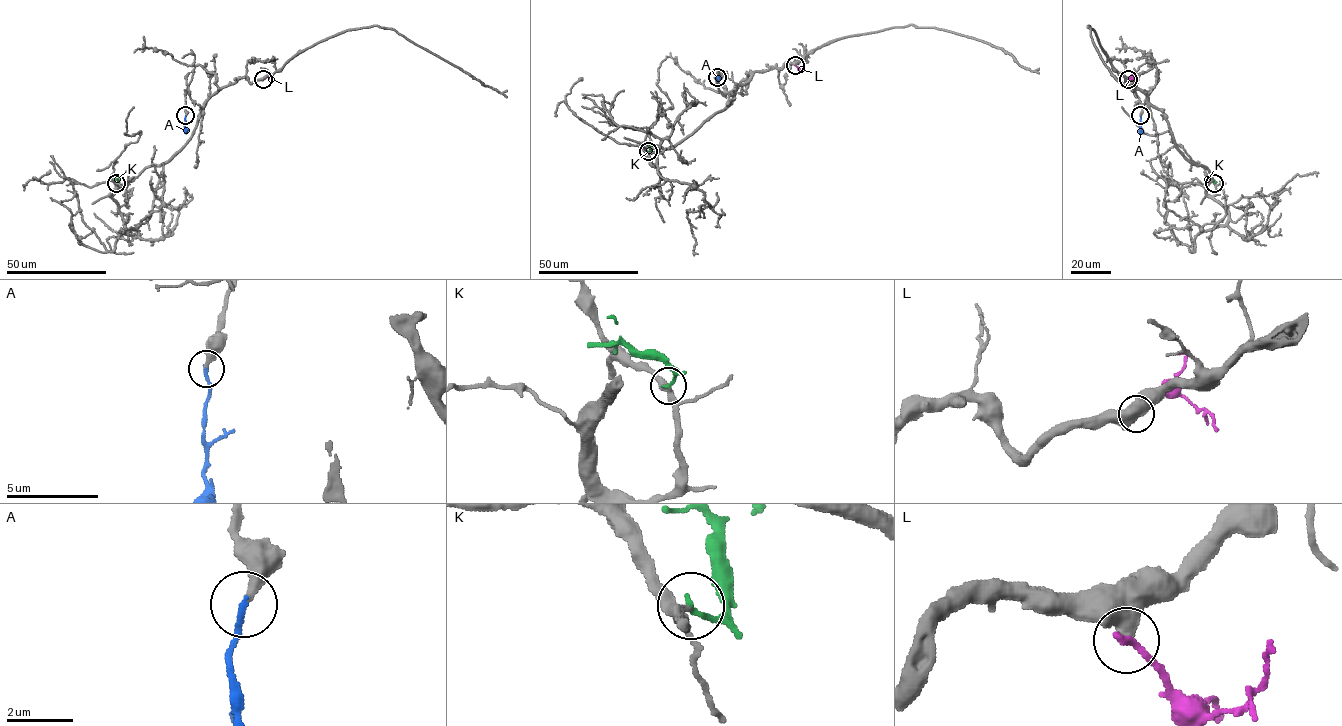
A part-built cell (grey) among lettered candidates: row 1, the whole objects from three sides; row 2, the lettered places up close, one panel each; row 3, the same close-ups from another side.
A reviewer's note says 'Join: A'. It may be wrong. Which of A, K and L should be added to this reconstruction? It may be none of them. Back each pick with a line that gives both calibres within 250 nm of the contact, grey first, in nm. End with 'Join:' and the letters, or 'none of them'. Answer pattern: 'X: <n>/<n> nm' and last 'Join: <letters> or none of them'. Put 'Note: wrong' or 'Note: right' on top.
Note: right
A: 340/190 nm
Join: A

